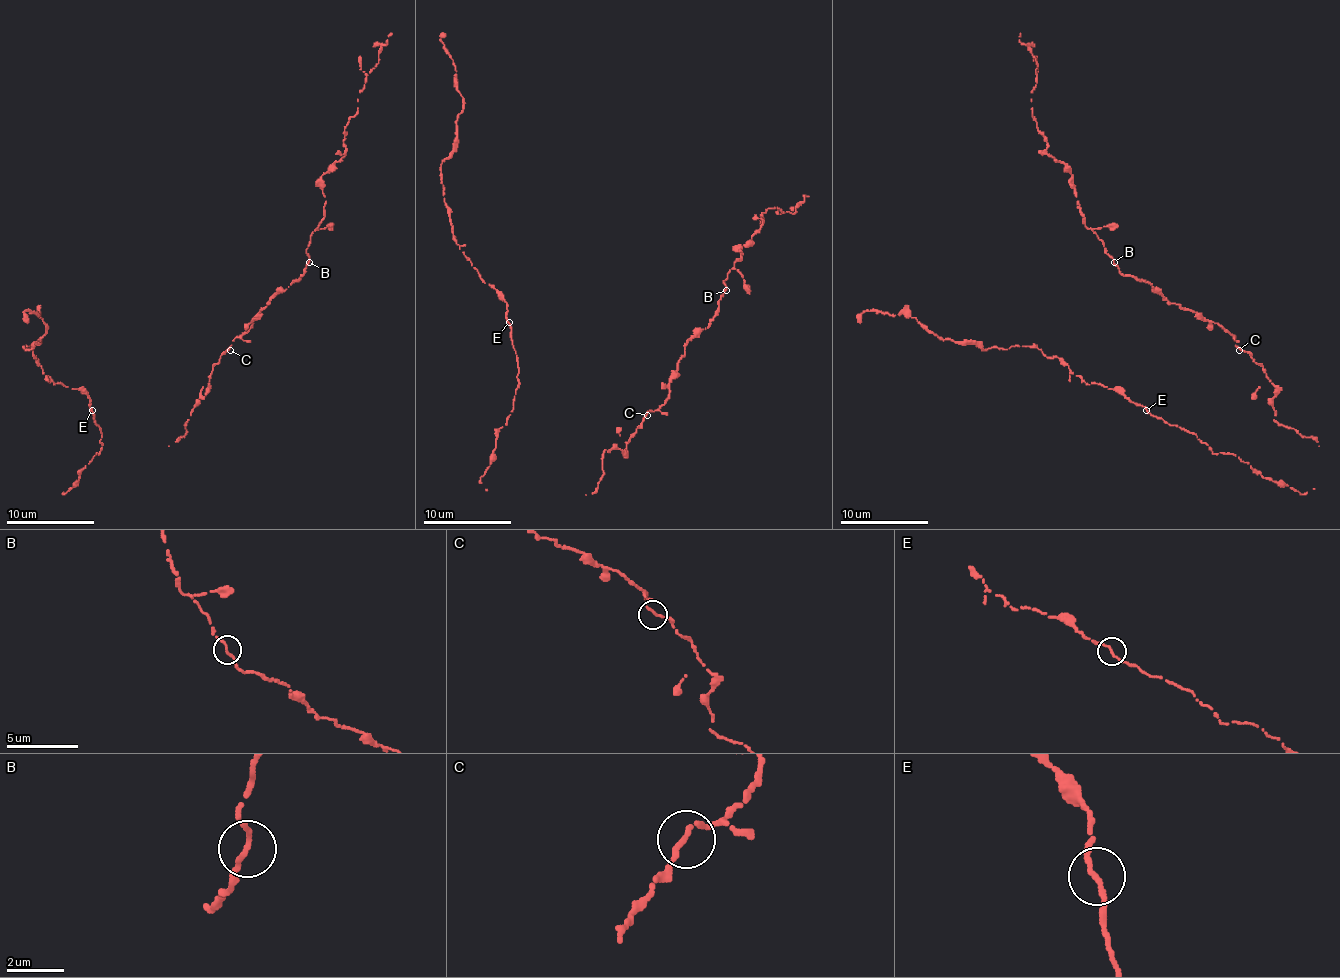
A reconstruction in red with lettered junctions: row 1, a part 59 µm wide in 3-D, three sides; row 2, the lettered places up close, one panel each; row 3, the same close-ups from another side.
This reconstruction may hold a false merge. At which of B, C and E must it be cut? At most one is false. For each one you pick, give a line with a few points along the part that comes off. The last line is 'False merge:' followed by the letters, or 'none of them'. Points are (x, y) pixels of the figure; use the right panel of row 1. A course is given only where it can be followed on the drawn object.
False merge: none of them

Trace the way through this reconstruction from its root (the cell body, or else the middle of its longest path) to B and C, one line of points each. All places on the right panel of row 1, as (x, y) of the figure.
B: (1318, 446), (1314, 438), (1274, 420), (1274, 385), (1263, 367), (1235, 345), (1235, 337), (1171, 304), (1114, 262)
C: (1318, 446), (1314, 438), (1305, 438), (1274, 420), (1274, 385), (1263, 367), (1248, 352), (1239, 350)

